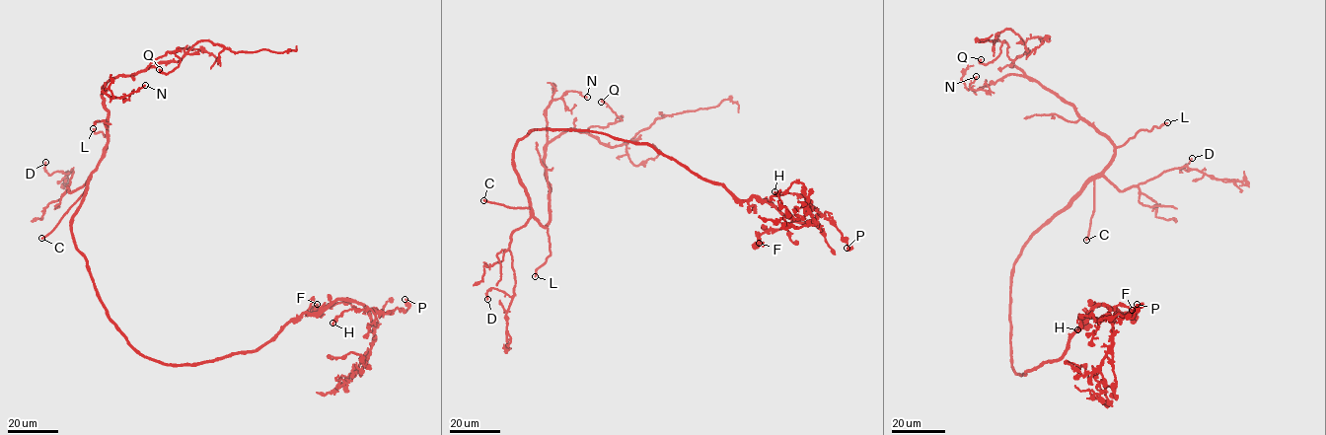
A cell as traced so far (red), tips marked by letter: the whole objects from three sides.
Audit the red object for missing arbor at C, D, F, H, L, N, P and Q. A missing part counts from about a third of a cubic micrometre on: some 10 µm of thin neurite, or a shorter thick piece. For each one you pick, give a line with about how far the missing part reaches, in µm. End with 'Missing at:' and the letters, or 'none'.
C: about 60 µm are missing
L: about 40 µm are missing
Missing at: C, L

